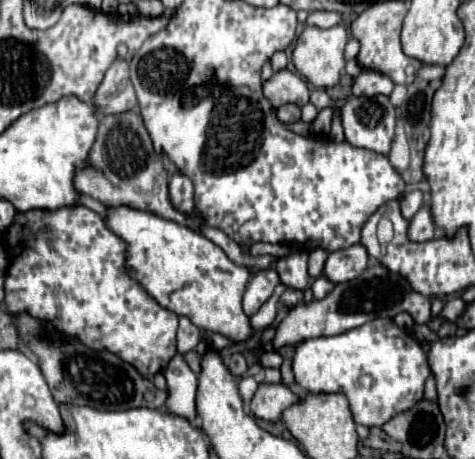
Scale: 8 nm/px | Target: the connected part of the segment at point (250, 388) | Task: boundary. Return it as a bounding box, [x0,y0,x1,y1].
[238,377,258,405]

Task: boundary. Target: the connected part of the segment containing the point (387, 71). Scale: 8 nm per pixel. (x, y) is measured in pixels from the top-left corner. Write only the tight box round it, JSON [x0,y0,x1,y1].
[352,1,420,85]

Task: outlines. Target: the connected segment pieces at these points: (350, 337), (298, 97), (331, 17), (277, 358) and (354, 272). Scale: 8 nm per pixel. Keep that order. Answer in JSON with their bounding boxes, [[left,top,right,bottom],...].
[[292,319,430,427],[264,69,310,109],[306,11,342,27],[260,349,282,367],[324,245,368,283]]

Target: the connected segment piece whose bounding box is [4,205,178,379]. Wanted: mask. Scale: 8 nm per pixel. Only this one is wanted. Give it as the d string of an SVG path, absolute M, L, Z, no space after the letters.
M78 205L78 207L62 207L58 211L26 211L26 213L16 213L14 217L14 223L8 227L6 231L6 251L8 251L8 259L10 259L10 267L8 267L8 273L6 273L6 281L4 281L4 307L6 307L6 313L8 315L20 315L20 313L28 313L40 321L48 321L52 323L58 331L78 339L80 343L84 343L86 347L92 347L94 351L108 351L108 353L114 353L118 355L120 359L124 359L126 363L130 363L132 367L136 367L136 371L140 371L144 377L152 377L160 371L164 371L164 367L170 363L172 355L176 355L176 331L178 331L178 315L160 307L146 291L144 287L130 277L128 269L126 269L126 251L128 251L128 245L114 233L108 229L108 225L104 223L104 219L90 211L88 207L84 205Z

